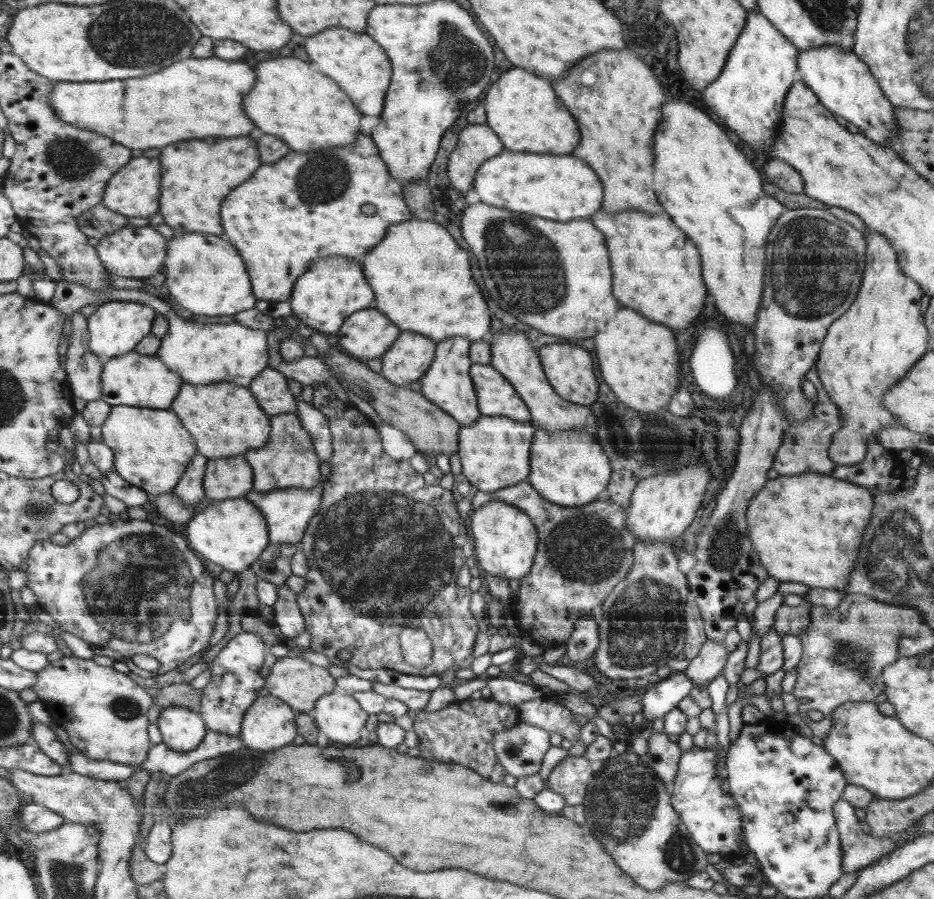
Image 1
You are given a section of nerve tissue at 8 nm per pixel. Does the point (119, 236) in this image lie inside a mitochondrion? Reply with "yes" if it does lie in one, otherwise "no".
no

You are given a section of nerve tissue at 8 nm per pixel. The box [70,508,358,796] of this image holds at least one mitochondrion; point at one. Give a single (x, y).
(139, 587)

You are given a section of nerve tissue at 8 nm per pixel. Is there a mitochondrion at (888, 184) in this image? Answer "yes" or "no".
yes

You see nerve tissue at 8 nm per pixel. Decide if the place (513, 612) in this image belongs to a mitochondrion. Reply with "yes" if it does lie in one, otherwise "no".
no

